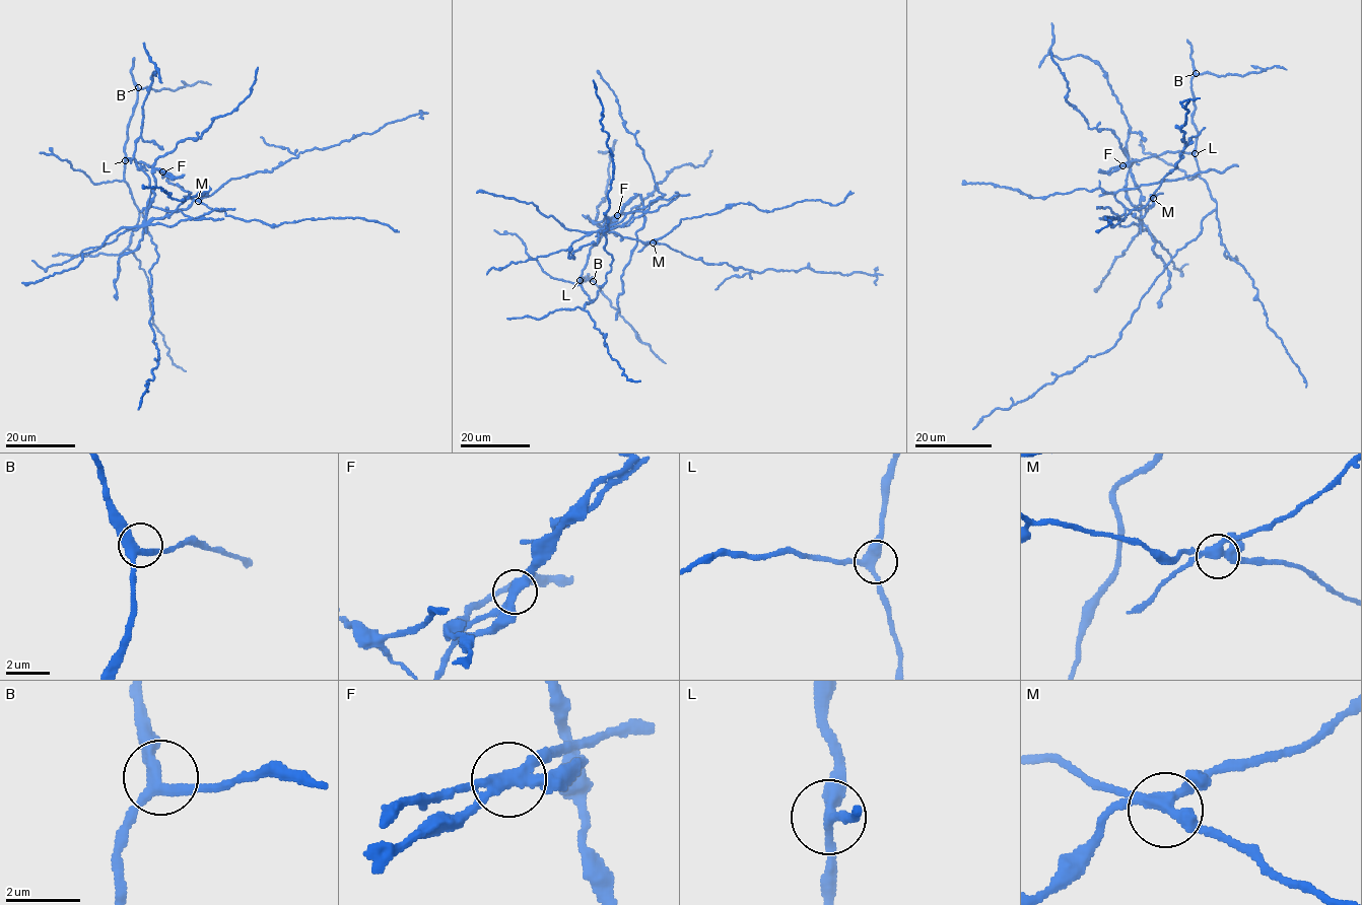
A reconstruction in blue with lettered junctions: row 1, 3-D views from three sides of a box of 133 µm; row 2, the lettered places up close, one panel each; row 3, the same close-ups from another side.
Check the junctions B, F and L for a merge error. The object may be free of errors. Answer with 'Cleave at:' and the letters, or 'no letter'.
Cleave at: F

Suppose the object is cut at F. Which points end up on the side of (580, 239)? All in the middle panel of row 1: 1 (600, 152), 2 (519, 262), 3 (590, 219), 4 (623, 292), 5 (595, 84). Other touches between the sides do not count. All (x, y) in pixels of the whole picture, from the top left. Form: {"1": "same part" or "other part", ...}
{"1": "same part", "2": "same part", "3": "same part", "4": "same part", "5": "other part"}

